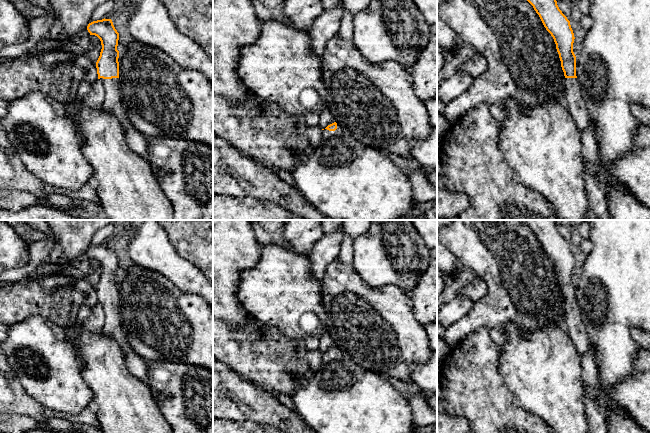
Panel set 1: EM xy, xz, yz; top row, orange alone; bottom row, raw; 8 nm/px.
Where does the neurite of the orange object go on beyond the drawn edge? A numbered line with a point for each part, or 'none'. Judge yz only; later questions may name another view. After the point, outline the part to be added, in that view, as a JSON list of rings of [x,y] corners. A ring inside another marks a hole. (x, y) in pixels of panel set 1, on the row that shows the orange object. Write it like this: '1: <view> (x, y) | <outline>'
1: yz (574, 102) | [[[565,78],[564,103],[580,132],[590,128],[590,117],[577,78]]]

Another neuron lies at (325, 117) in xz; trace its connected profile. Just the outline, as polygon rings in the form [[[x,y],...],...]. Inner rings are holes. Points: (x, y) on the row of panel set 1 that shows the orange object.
[[[325,106],[324,109],[319,114],[319,126],[321,129],[325,129],[328,125],[334,123],[334,117],[329,111],[328,107]]]

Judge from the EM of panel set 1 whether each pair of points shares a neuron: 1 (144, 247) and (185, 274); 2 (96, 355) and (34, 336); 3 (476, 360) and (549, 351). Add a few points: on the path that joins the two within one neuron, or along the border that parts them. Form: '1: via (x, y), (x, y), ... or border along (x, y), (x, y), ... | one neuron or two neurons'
1: via (154, 251), (175, 268) | one neuron
2: border along (64, 329), (76, 350), (82, 372) | two neurons
3: border along (499, 346), (499, 372), (503, 380) | two neurons

